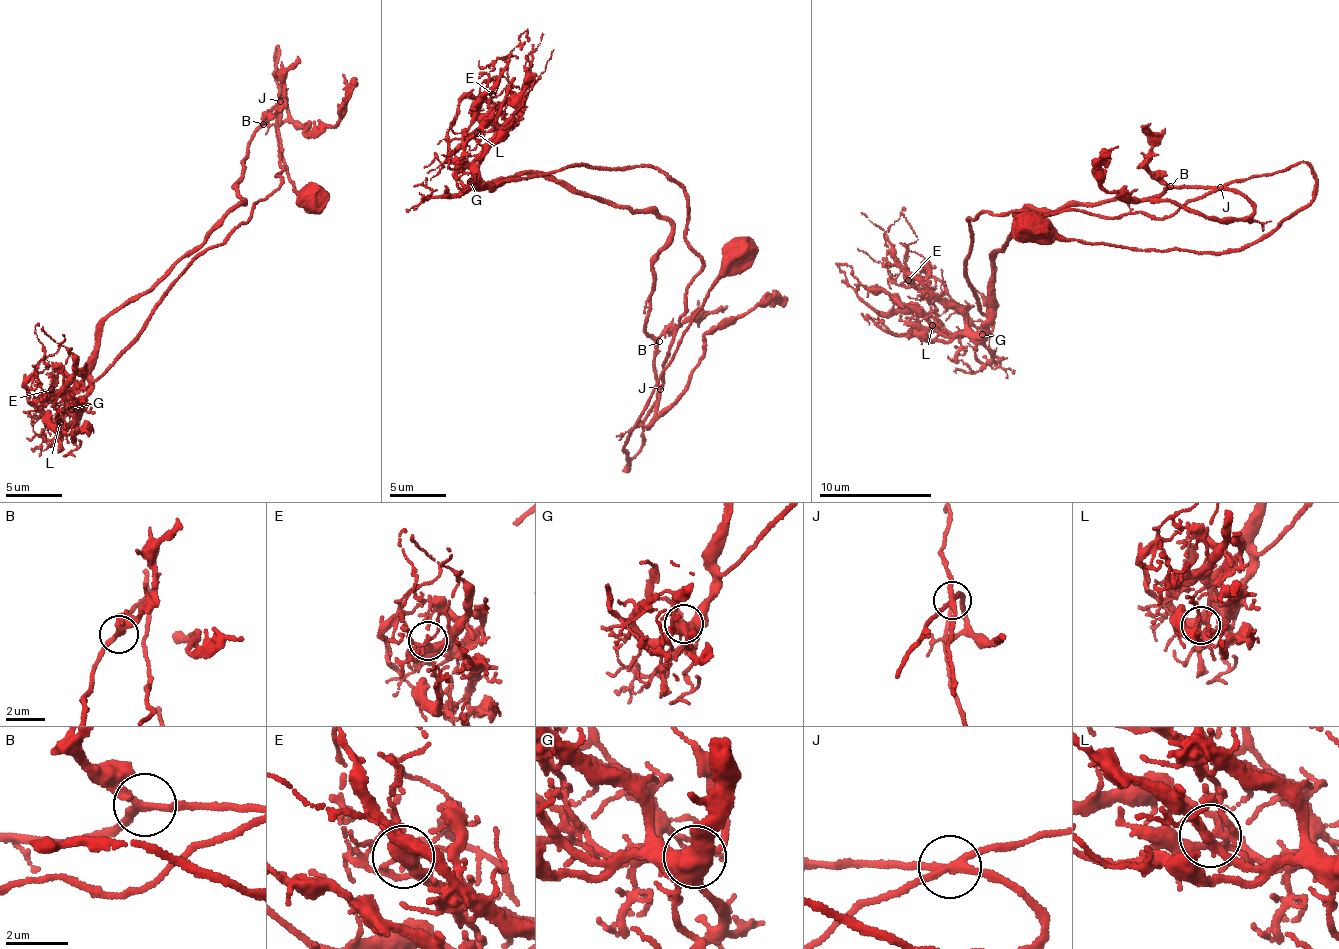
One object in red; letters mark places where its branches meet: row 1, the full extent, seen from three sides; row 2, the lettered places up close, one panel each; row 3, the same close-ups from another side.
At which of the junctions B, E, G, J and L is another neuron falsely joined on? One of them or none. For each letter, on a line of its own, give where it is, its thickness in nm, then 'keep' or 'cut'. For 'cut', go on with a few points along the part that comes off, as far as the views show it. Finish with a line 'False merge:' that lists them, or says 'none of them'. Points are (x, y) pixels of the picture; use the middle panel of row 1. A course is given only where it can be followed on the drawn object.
B: (659, 341) | 240 nm | keep
E: (492, 94) | 190 nm | keep
G: (470, 181) | 380 nm | keep
J: (660, 389) | 240 nm | keep
L: (477, 133) | 200 nm | keep
False merge: none of them

